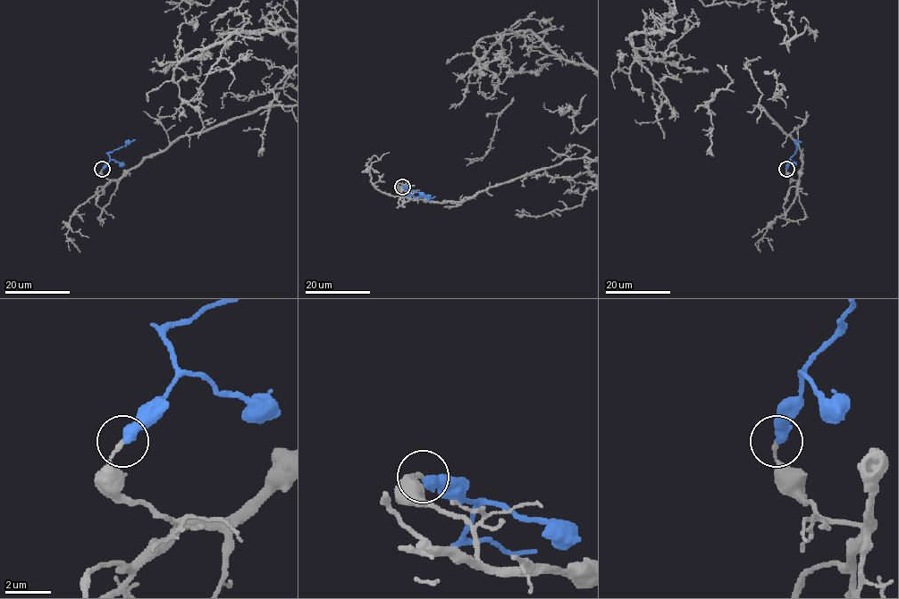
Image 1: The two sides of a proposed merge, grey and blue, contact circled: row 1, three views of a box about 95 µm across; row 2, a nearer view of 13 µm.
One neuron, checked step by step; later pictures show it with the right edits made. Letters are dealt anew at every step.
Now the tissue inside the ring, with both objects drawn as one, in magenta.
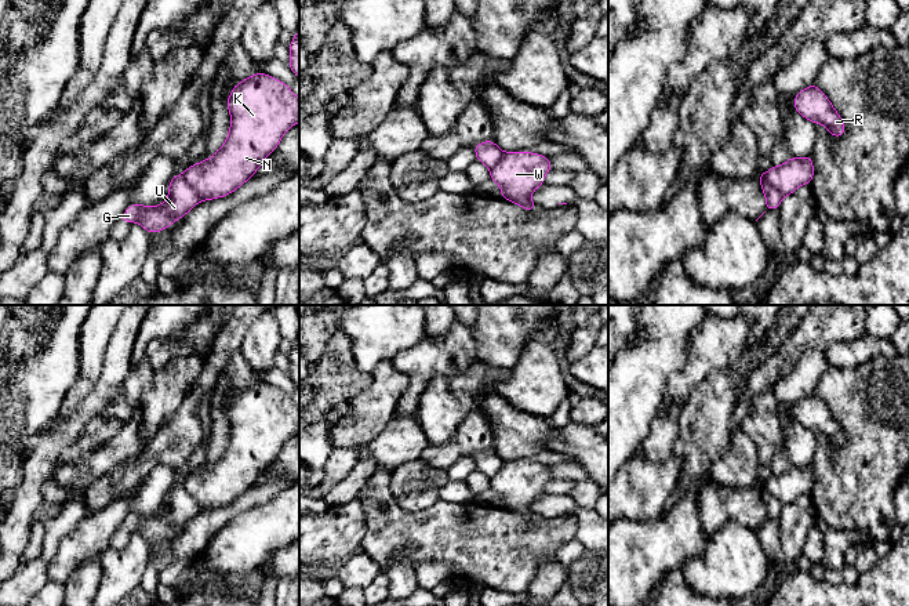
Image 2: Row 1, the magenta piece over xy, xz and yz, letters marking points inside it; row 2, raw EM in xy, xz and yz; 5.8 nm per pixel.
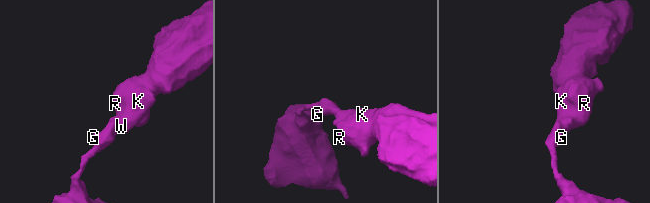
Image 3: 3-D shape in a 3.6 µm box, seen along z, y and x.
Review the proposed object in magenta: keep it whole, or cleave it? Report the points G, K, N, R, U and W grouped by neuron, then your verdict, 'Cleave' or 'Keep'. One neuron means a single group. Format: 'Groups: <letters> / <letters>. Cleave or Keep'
Groups: G U / K N R W. Cleave

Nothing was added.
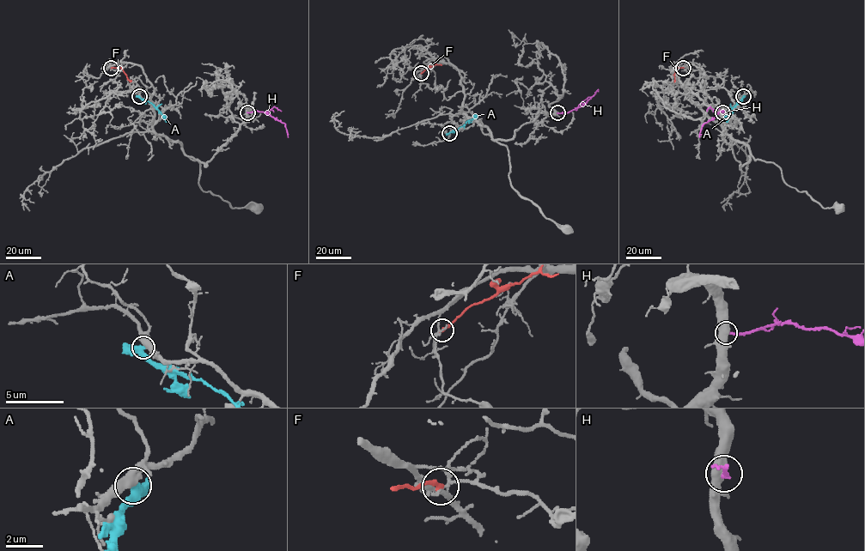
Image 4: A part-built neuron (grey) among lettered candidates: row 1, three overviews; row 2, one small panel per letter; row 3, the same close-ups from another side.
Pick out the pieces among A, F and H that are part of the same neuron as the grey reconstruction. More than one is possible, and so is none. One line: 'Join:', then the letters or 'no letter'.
Join: no letter

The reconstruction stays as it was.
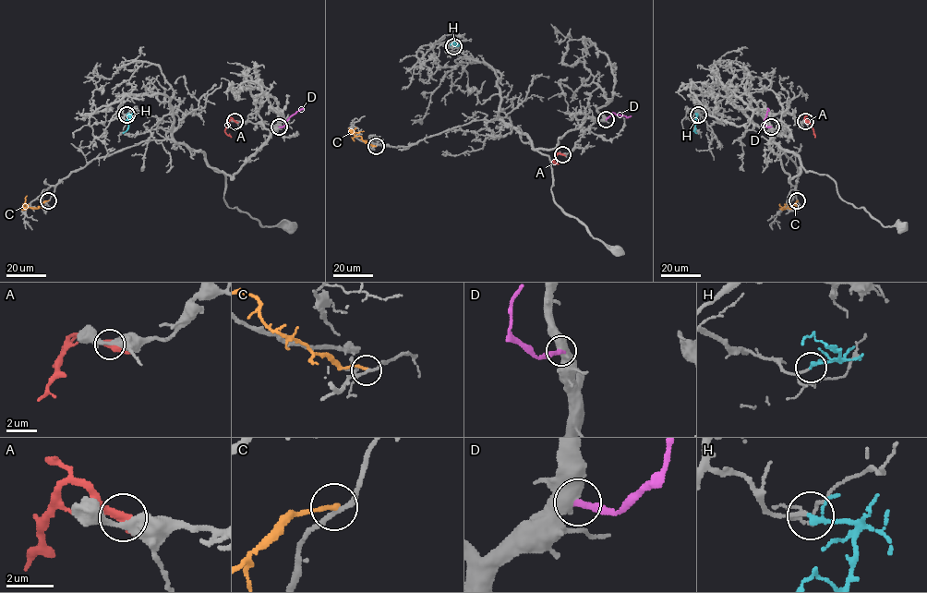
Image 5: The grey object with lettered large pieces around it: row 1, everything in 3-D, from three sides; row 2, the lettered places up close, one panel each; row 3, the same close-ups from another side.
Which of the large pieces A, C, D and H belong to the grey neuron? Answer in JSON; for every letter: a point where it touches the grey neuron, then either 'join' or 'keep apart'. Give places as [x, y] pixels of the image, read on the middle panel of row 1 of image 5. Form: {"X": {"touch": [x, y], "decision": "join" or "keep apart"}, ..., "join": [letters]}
{"A": {"touch": [562, 154], "decision": "keep apart"}, "C": {"touch": [376, 146], "decision": "keep apart"}, "D": {"touch": [606, 119], "decision": "keep apart"}, "H": {"touch": [453, 46], "decision": "join"}, "join": ["H"]}

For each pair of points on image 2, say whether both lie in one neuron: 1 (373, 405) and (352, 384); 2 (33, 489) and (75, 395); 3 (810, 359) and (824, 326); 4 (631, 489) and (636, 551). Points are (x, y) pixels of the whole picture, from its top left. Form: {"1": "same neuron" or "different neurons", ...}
{"1": "different neurons", "2": "different neurons", "3": "different neurons", "4": "different neurons"}

